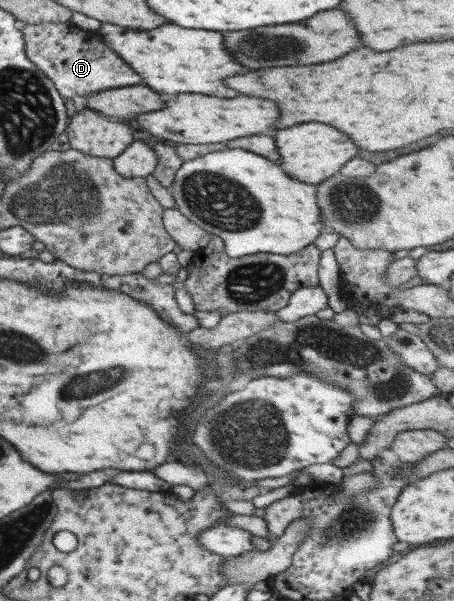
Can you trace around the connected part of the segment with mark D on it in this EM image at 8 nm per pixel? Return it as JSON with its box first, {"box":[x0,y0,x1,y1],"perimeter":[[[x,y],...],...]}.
{"box":[19,21,140,99],"perimeter":[[[68,21],[20,24],[19,28],[28,61],[48,77],[63,99],[73,95],[86,98],[100,90],[140,83],[134,69],[130,69],[112,49],[106,49],[106,45],[102,45],[98,37],[92,37],[88,30],[77,28]]]}

